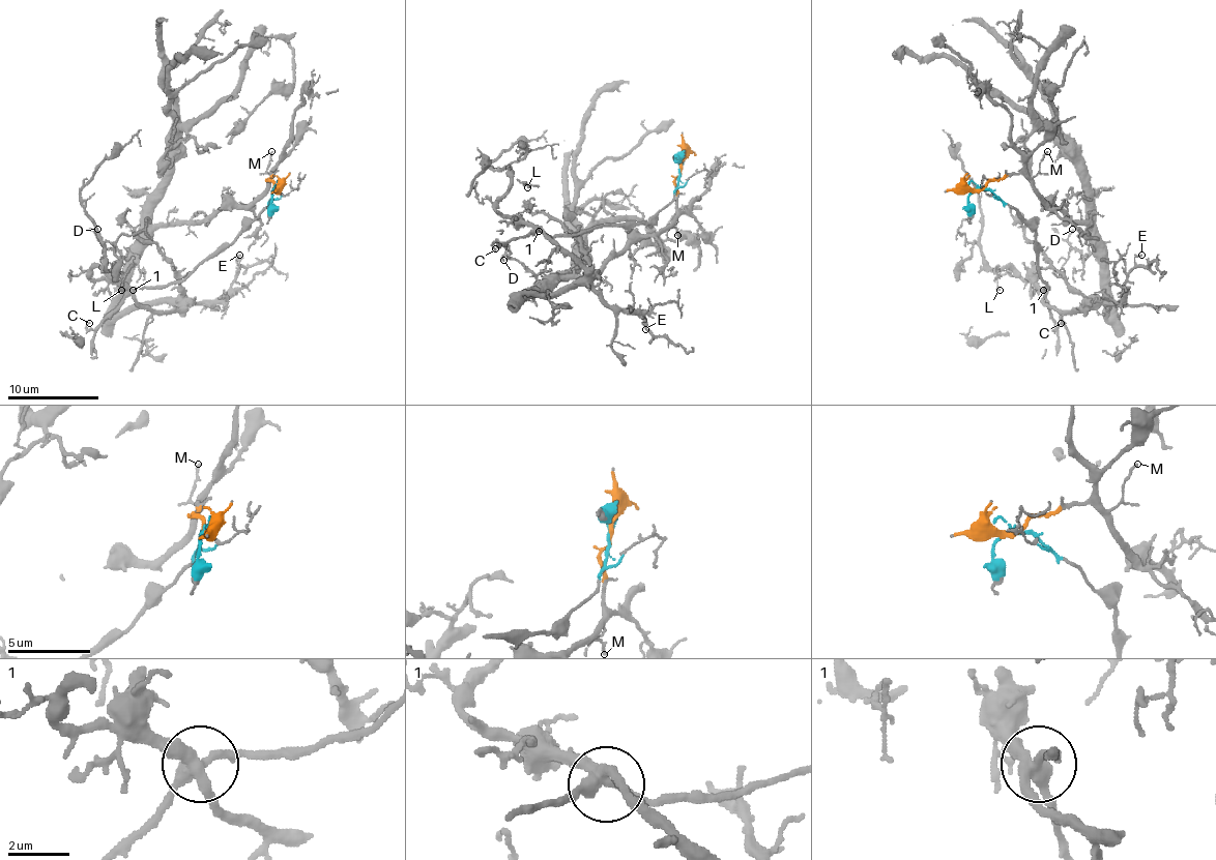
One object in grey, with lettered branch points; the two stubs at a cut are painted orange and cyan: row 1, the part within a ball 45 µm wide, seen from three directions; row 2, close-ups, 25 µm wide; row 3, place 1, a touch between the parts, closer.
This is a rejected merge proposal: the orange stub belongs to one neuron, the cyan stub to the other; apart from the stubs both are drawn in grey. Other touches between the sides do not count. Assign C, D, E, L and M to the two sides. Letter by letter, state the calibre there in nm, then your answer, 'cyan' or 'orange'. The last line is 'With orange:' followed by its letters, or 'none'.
C: calibre 140 nm; cyan
D: calibre 140 nm; orange
E: calibre 140 nm; orange
L: calibre 110 nm; orange
M: calibre 130 nm; orange
With orange: D, E, L, M

